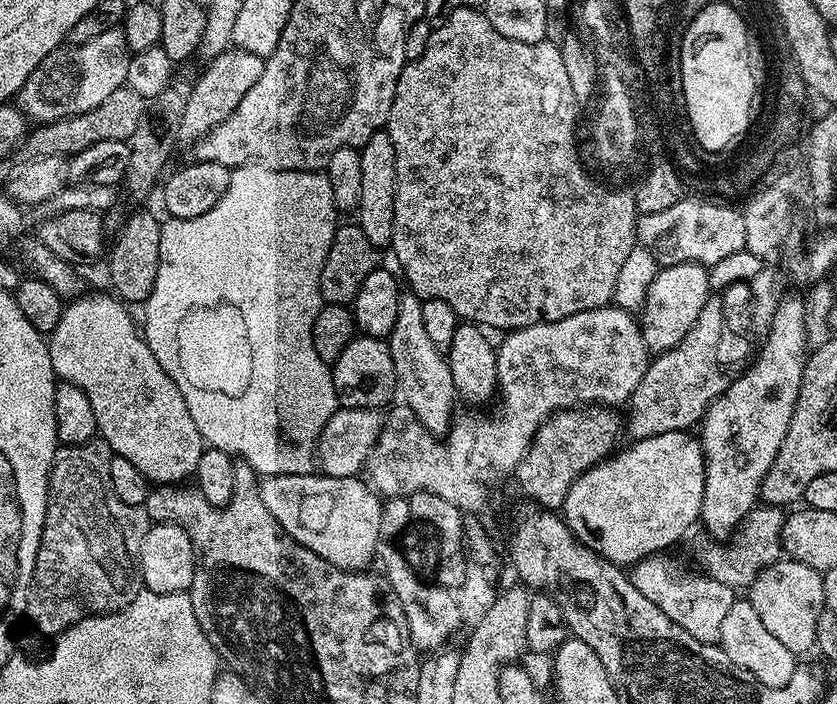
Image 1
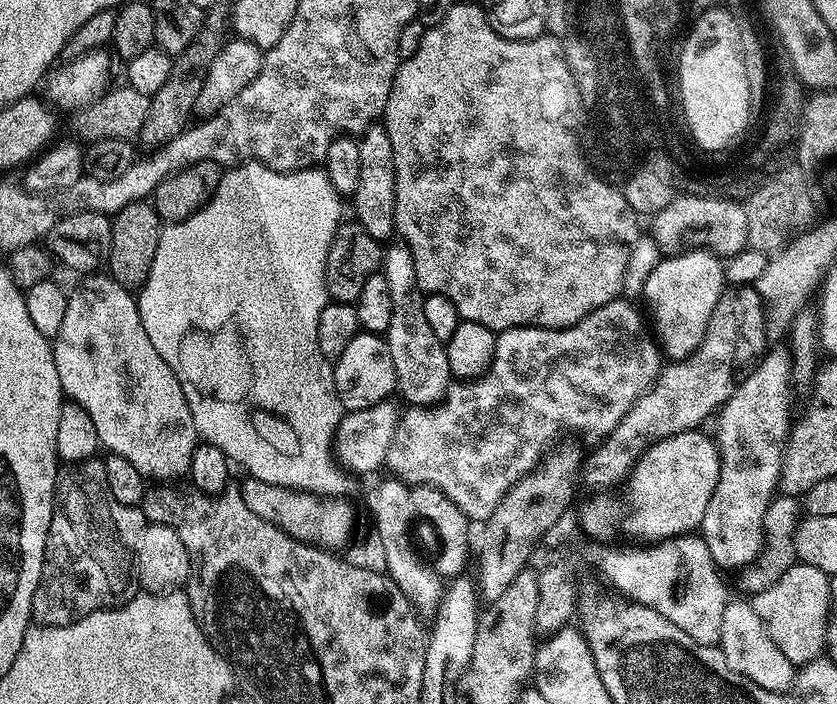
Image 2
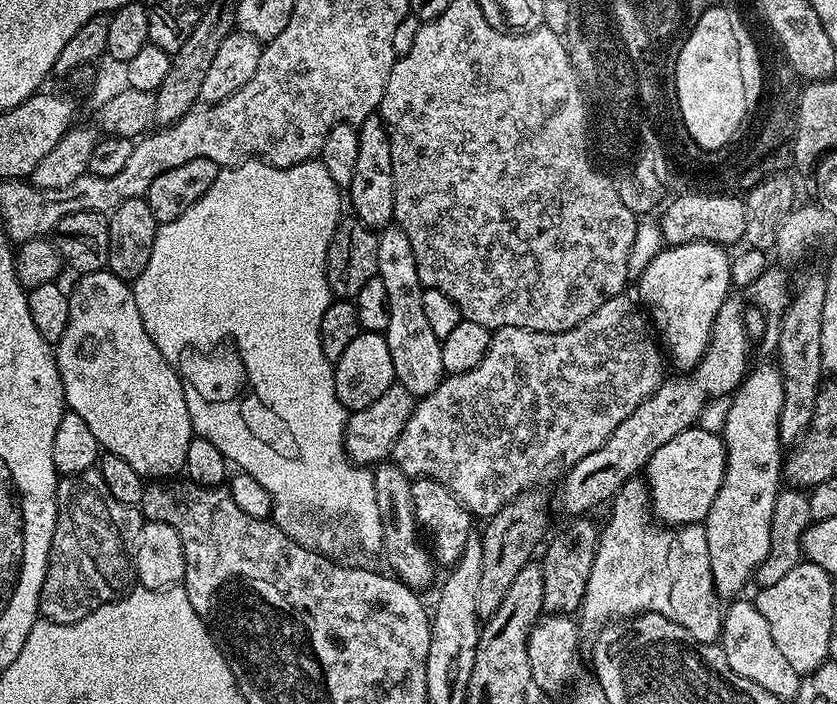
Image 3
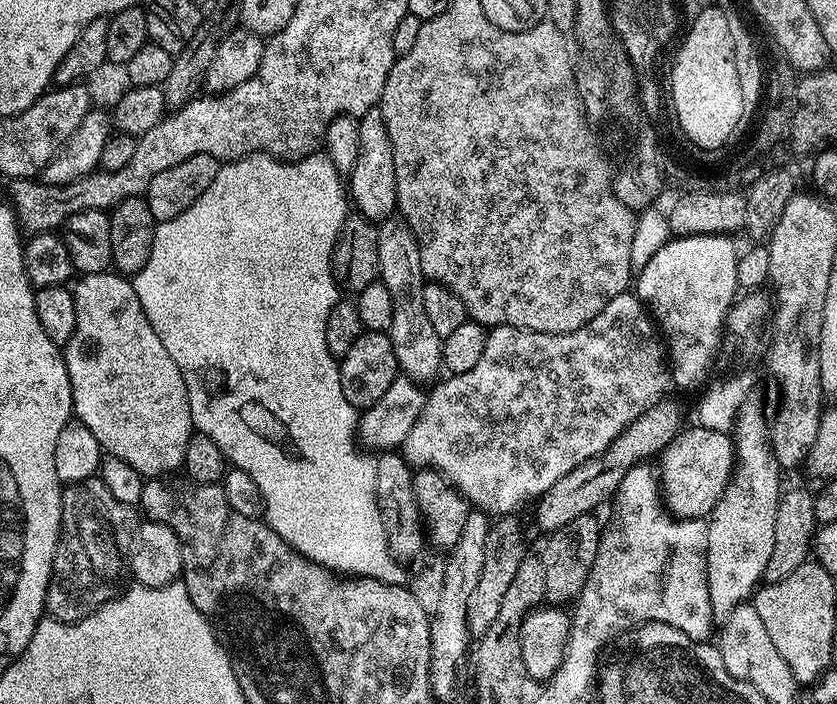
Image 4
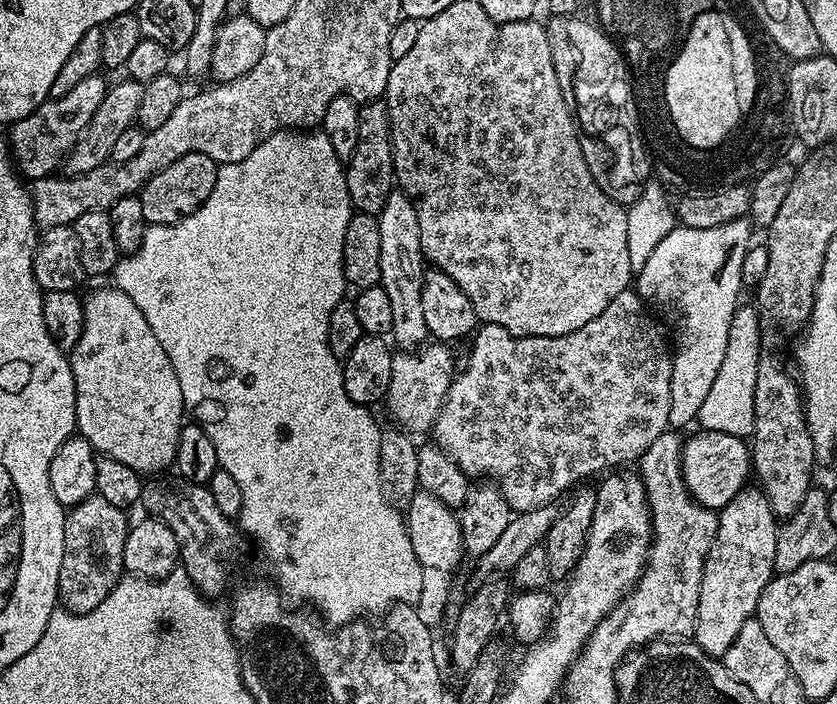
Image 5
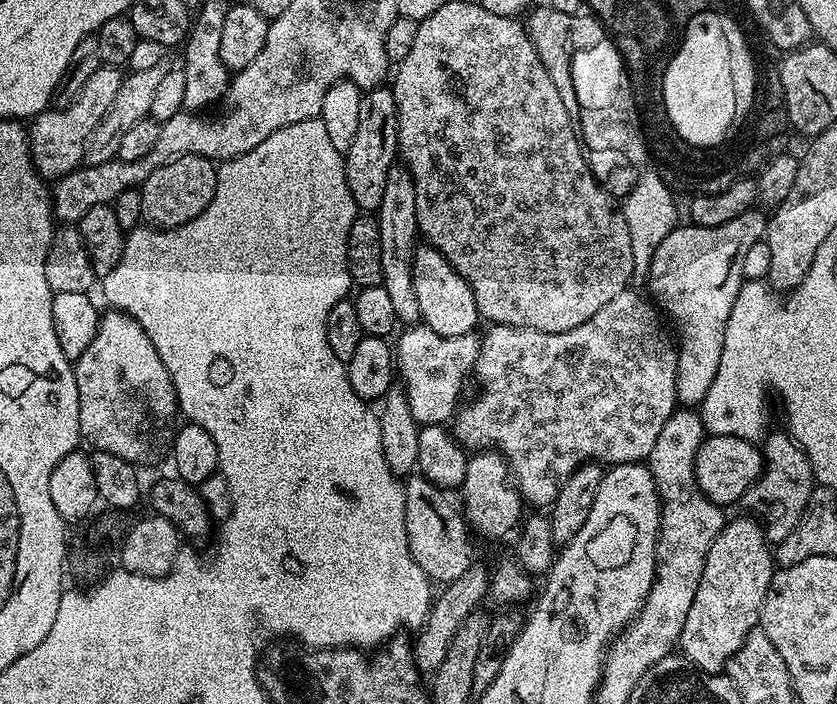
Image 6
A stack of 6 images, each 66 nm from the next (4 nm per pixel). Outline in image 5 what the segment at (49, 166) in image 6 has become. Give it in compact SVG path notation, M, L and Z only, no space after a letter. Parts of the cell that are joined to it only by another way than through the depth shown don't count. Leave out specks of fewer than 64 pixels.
M97 74L86 78L78 82L74 90L45 100L29 116L16 121L7 129L8 146L21 177L29 181L40 180L53 175L63 165L68 151L78 142L82 130L86 130L90 118L94 118L94 110L102 106L102 98L110 87L109 81L104 81L102 77Z

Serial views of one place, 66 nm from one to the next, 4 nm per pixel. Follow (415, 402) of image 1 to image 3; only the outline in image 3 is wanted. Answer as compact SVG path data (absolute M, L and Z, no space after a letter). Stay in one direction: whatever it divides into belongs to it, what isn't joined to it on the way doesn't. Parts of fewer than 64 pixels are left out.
M389 226L379 233L378 275L389 295L390 324L384 335L393 359L396 381L414 398L432 393L445 376L442 343L434 334L423 311L424 286L418 277L418 266L413 246L398 226Z

